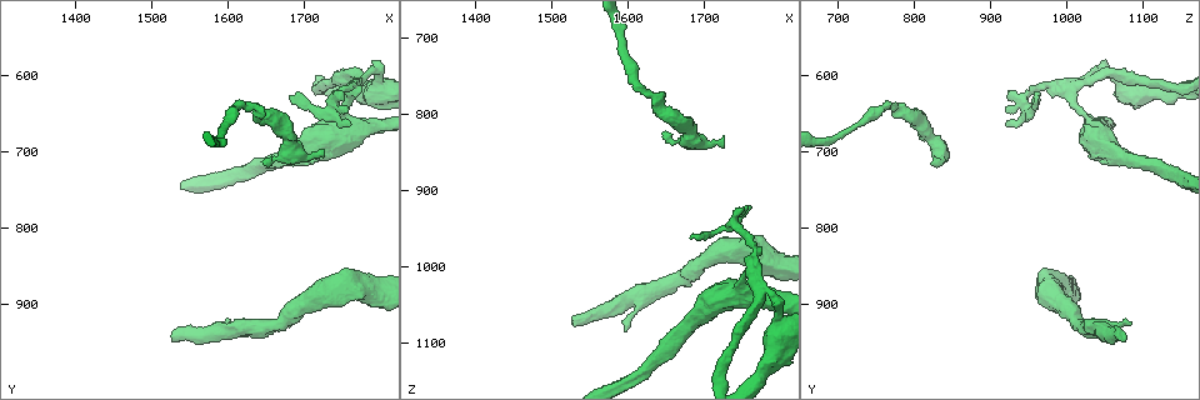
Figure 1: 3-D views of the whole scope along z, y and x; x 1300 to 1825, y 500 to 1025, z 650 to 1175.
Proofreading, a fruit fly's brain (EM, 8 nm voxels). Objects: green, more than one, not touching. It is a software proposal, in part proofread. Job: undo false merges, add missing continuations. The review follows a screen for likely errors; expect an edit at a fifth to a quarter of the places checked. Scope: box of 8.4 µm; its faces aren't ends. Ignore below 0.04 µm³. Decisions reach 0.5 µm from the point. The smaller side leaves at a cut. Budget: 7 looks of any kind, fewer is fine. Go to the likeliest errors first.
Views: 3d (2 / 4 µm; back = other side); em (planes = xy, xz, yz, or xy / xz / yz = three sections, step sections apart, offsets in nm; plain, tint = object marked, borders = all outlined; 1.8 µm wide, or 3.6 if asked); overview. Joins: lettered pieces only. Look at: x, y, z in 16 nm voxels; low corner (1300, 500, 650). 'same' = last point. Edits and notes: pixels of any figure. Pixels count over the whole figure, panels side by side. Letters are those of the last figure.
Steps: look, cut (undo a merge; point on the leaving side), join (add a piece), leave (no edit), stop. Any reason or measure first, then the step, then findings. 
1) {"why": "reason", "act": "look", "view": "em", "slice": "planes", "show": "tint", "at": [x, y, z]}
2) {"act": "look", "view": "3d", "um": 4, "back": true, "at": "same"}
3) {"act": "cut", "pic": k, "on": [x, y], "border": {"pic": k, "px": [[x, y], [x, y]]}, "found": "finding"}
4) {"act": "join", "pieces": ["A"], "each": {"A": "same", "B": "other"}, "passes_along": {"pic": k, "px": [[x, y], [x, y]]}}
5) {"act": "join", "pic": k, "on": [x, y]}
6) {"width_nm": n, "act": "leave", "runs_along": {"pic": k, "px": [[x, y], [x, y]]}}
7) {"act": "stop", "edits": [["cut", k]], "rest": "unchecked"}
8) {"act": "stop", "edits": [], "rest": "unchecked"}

{"why": "branch stops here", "act": "look", "view": "em", "slice": "xz", "step": 8, "show": "tint", "at": [1525, 945, 1075]}

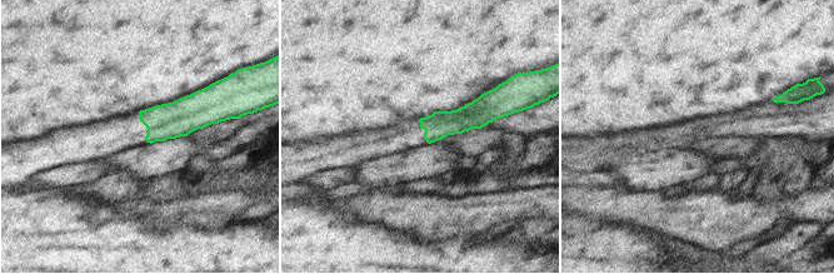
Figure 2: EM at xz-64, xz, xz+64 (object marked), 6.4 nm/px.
{"act": "look", "view": "em", "slice": "planes", "show": "borders", "at": "same"}

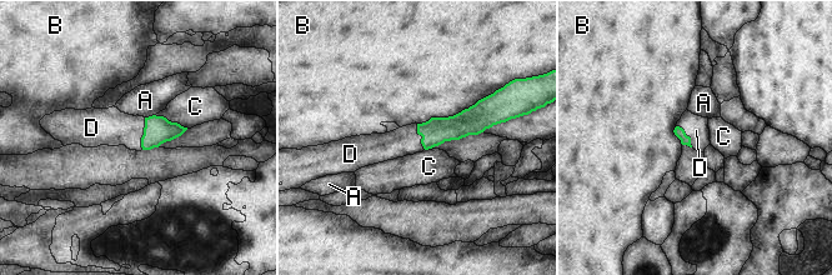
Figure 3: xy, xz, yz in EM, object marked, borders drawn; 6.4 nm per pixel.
{"act": "join", "pic": 3, "on": [109, 126], "each": {"A": "other", "B": "other", "C": "other", "D": "same"}, "passes_along": {"pic": 3, "px": [[158, 130], [144, 134], [109, 126]]}, "found": "the neuron continues"}

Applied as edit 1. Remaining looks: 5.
{"why": "arms part here", "act": "look", "view": "3d", "um": 2, "back": true, "at": [1775, 600, 1035]}

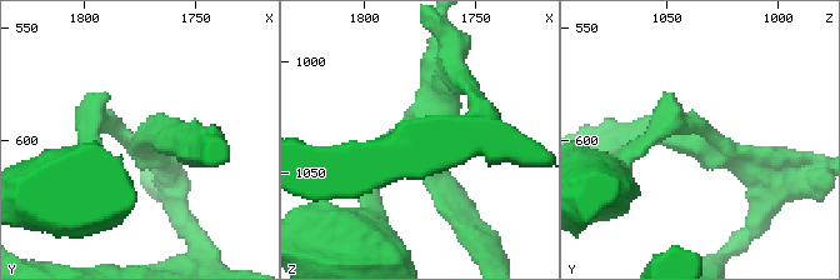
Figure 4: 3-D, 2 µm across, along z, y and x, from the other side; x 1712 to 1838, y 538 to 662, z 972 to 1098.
{"arms": 3, "arm_widths_nm": [170, 190, 220], "act": "look", "view": "em", "slice": "planes", "show": "borders", "at": [1775, 601, 1036]}

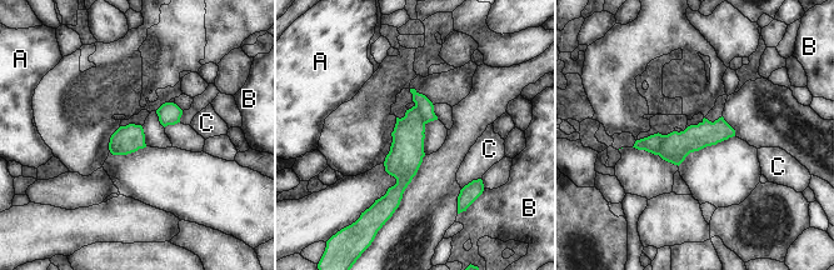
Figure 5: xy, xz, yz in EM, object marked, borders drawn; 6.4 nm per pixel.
{"width_nm": 180, "act": "cut", "pic": 5, "on": [652, 144], "each": {"A": "other", "B": "other", "C": "other"}, "border": {"pic": 5, "px": [[667, 135], [662, 149], [657, 154]]}, "found": "two neurons meet here"}

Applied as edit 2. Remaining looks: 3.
{"act": "look", "view": "overview"}

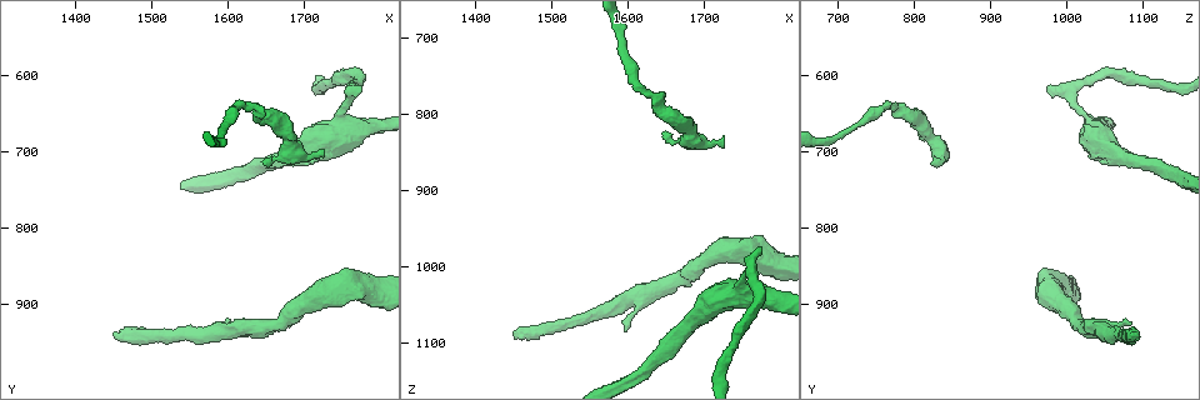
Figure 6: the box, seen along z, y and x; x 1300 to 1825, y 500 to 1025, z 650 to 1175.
{"why": "tapers out", "act": "look", "view": "em", "slice": "planes", "show": "borders", "at": [1725, 695, 825]}

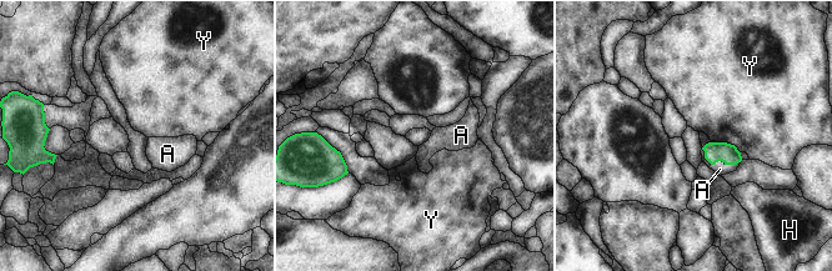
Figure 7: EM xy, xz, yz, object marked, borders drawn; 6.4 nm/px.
{"act": "join", "pic": 7, "on": [720, 169], "each": {"A": "same", "H": "other", "Y": "other"}, "found": "it goes on there"}

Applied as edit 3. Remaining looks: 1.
{"act": "stop", "edits": [["join", 3], ["cut", 5], ["join", 7]], "rest": "unchecked"}

